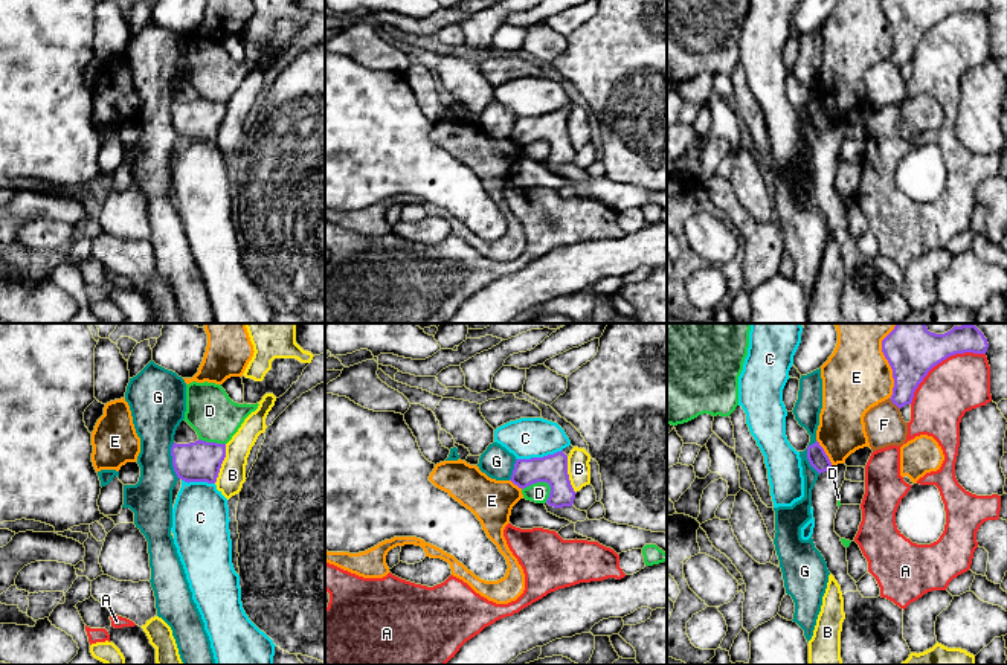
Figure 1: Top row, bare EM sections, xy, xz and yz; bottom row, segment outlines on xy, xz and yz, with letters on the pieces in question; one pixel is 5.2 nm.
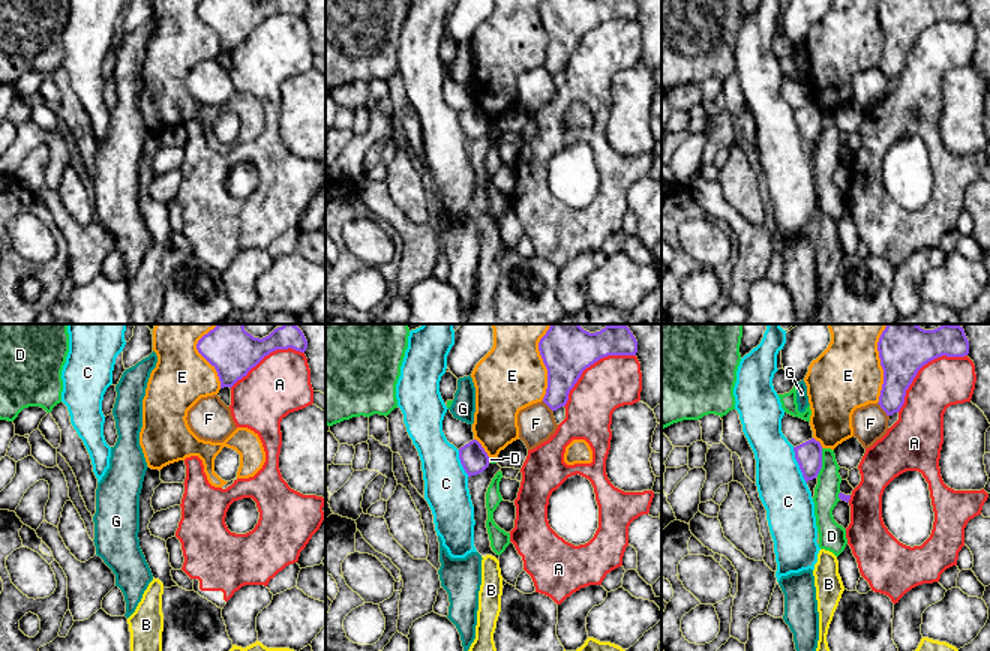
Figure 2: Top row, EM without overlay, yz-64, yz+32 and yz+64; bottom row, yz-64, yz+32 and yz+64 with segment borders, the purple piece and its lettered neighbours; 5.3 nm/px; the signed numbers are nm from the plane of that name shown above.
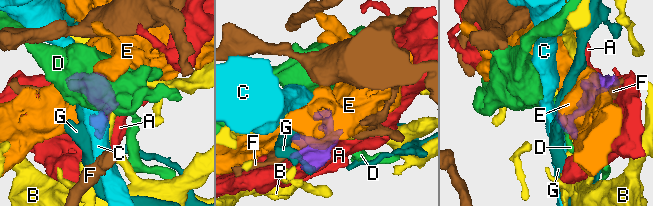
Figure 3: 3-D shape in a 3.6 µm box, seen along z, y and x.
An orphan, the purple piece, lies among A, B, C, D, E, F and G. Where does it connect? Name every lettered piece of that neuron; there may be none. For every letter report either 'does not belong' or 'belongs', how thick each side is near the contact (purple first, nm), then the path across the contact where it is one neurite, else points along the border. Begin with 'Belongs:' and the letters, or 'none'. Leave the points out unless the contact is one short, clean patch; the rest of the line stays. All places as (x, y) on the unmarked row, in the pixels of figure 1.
Belongs: none
A: does not belong; calibres 200 and 300 nm
B: does not belong; calibres 220 and 140 nm; border xy (226, 102), (226, 115), (214, 141)
C: does not belong; calibres 160 and 220 nm; border xz (562, 107), (542, 115), (517, 118)
D: does not belong; calibres 160 and 110 nm
E: does not belong; calibres 200 and 360 nm
F: does not belong; calibres 200 and 200 nm
G: does not belong; calibres 220 and 260 nm; border xy (173, 101), (171, 124), (179, 136)

